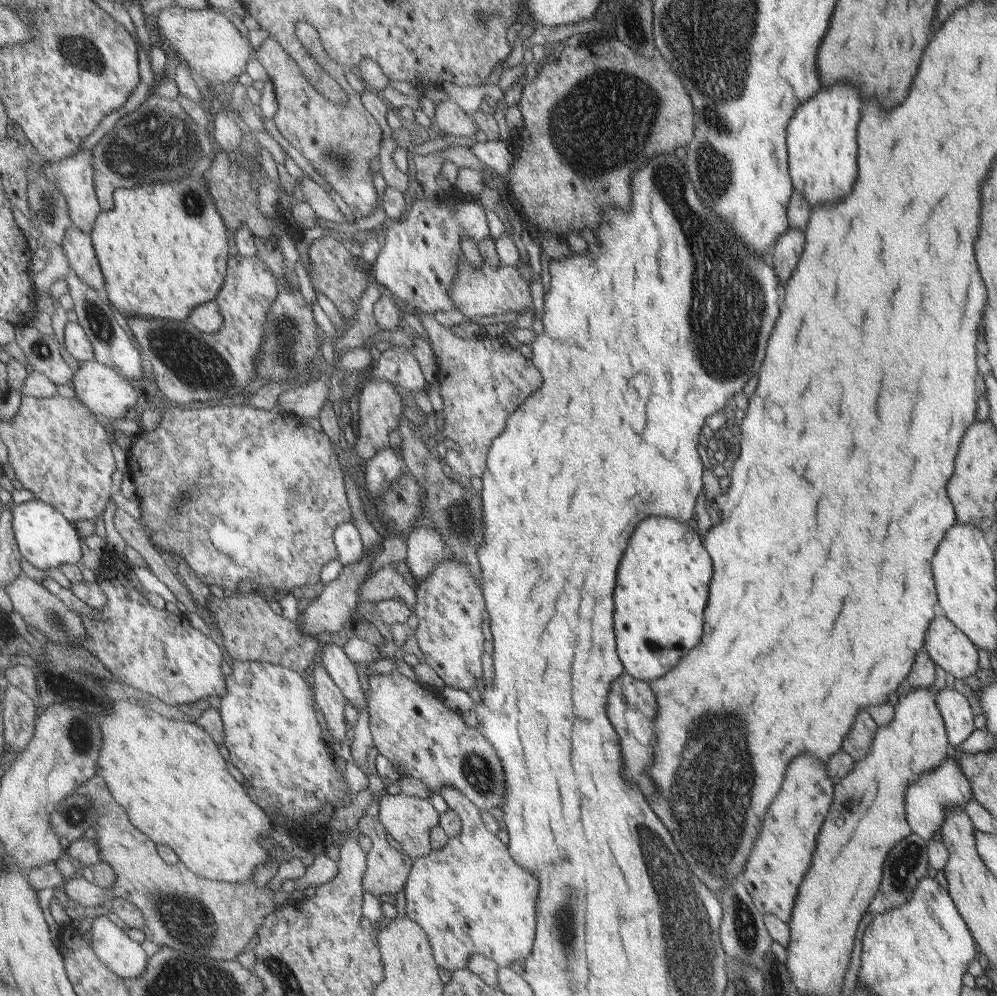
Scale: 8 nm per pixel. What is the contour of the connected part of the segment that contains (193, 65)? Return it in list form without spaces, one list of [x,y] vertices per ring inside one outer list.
[[[180,5],[162,9],[156,28],[165,42],[187,62],[189,68],[205,77],[211,84],[231,82],[247,70],[247,62],[255,59],[248,35],[241,36],[237,26],[221,12],[211,7],[187,10]]]

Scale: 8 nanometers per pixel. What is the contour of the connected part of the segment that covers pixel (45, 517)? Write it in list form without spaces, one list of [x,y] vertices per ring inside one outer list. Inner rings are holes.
[[[34,499],[15,507],[13,516],[15,538],[21,556],[35,568],[48,572],[52,568],[60,568],[62,564],[71,564],[81,567],[81,538],[77,528],[70,520],[56,510],[50,503]]]

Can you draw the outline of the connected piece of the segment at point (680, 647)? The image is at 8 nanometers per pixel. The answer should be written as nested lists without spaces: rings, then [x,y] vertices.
[[[647,518],[647,522],[639,522],[639,530],[631,534],[631,546],[627,546],[627,554],[623,554],[619,590],[615,590],[615,646],[619,646],[619,658],[623,658],[623,666],[627,666],[631,676],[645,682],[657,679],[699,642],[709,578],[711,560],[688,523],[679,524],[667,518]]]

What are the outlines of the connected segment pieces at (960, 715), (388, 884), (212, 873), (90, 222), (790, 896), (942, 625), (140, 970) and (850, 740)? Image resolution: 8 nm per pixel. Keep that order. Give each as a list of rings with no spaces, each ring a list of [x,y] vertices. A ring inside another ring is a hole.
[[[946,687],[937,691],[935,702],[945,723],[949,747],[958,747],[973,733],[973,716],[967,700],[957,690]]]
[[[362,813],[356,828],[367,835],[372,843],[366,854],[366,869],[362,876],[363,890],[376,897],[383,894],[394,895],[404,888],[412,860],[385,841],[386,830],[376,817]]]
[[[115,701],[111,714],[101,714],[95,720],[102,724],[103,730],[98,774],[108,784],[113,798],[127,810],[131,822],[157,845],[174,848],[181,861],[206,879],[224,883],[251,881],[253,868],[270,860],[269,852],[258,840],[275,829],[275,822],[271,822],[267,808],[261,802],[255,802],[255,798],[251,800],[245,786],[231,776],[222,746],[213,742],[213,738],[195,722],[169,720],[130,701]]]
[[[93,147],[90,149],[78,148],[75,156],[63,160],[63,162],[52,162],[44,169],[47,172],[47,178],[58,187],[59,193],[62,194],[68,207],[68,213],[74,226],[81,228],[83,232],[91,234],[99,214],[102,214],[103,208],[101,207],[97,192],[95,191],[95,156],[93,156]]]
[[[801,754],[799,758],[795,758],[795,762],[791,762],[791,766],[787,766],[783,790],[779,790],[779,798],[775,798],[771,810],[767,810],[767,818],[763,818],[761,832],[757,840],[752,842],[747,870],[743,870],[740,878],[740,883],[761,916],[776,916],[784,923],[790,919],[798,893],[797,886],[803,880],[805,870],[809,868],[811,852],[815,848],[815,836],[829,810],[829,804],[831,782],[827,780],[823,766],[815,758]]]
[[[945,616],[931,622],[924,651],[937,668],[955,678],[965,678],[979,669],[976,646]]]
[[[106,915],[92,921],[91,932],[95,953],[115,974],[126,980],[137,979],[146,972],[150,962],[147,952]]]
[[[864,709],[859,710],[855,716],[857,716],[855,726],[853,726],[853,730],[849,730],[842,746],[843,750],[857,762],[870,751],[877,727]]]

